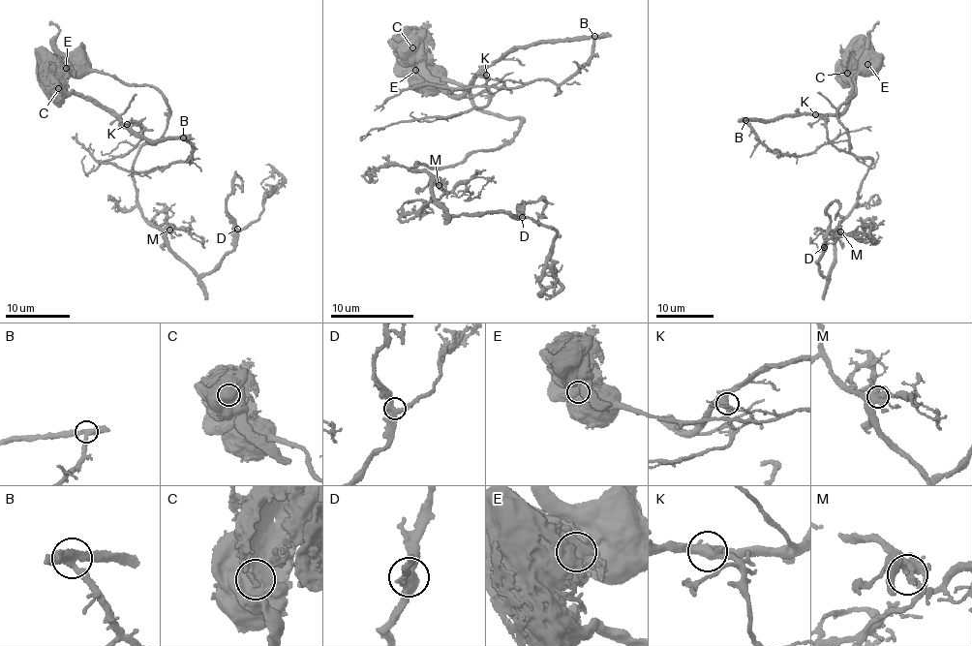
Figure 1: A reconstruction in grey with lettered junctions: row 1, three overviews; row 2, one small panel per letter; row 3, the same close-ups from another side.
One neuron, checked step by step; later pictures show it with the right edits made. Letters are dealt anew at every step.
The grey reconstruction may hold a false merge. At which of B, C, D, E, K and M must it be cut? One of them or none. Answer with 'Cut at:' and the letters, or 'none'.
Cut at: E

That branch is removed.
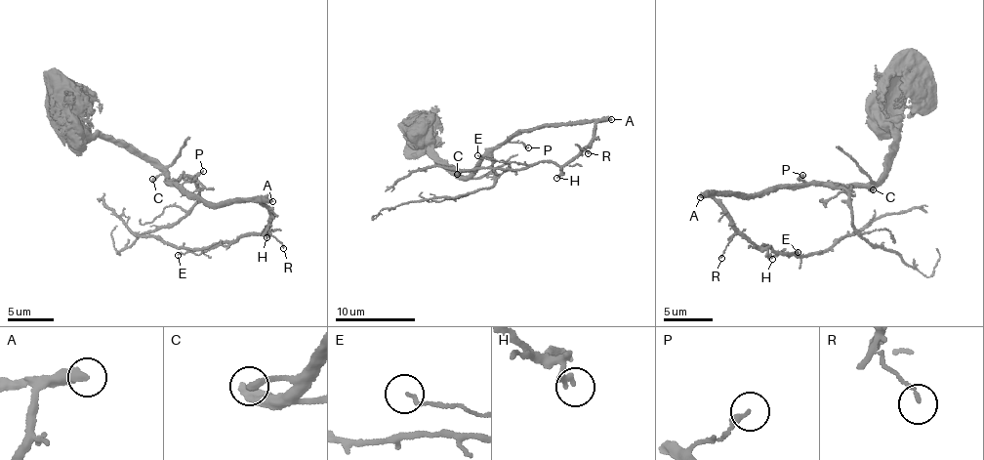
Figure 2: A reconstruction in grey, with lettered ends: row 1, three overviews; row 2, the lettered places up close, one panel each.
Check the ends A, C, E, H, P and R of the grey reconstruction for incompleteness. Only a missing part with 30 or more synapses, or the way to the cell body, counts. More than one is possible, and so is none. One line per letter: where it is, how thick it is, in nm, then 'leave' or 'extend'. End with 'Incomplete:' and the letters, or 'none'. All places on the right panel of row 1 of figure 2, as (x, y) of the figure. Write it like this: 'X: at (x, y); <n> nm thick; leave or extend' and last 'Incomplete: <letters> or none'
A: at (700, 197); 380 nm thick; extend
C: at (873, 189); 240 nm thick; leave
E: at (798, 252); 120 nm thick; leave
H: at (772, 259); 240 nm thick; leave
P: at (802, 175); 170 nm thick; leave
R: at (721, 258); 120 nm thick; leave
Incomplete: A

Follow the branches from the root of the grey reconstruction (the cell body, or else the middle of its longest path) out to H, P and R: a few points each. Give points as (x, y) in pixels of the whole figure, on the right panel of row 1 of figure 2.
H: (729, 196), (715, 195), (731, 221), (731, 228), (764, 249), (772, 259)
P: (729, 196), (742, 191), (751, 196), (776, 187), (799, 184), (802, 181), (799, 180), (802, 175)
R: (729, 196), (715, 195), (731, 221), (733, 230), (721, 258)

